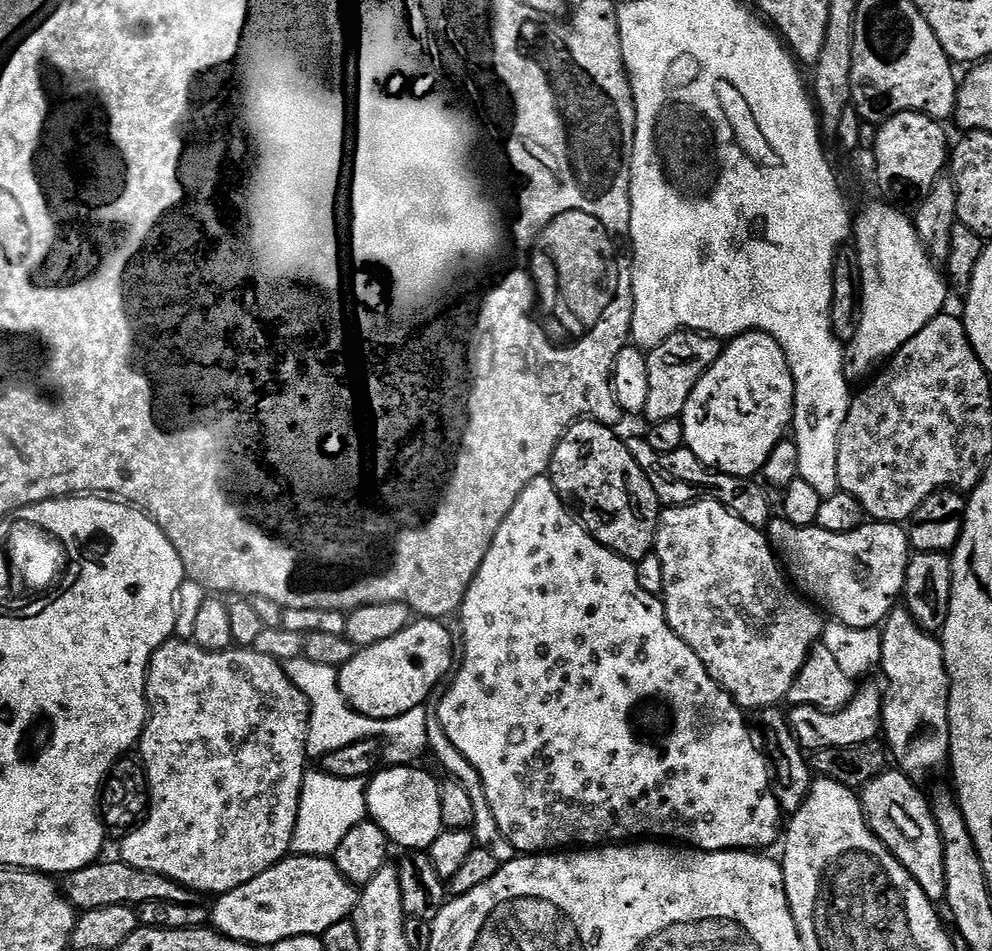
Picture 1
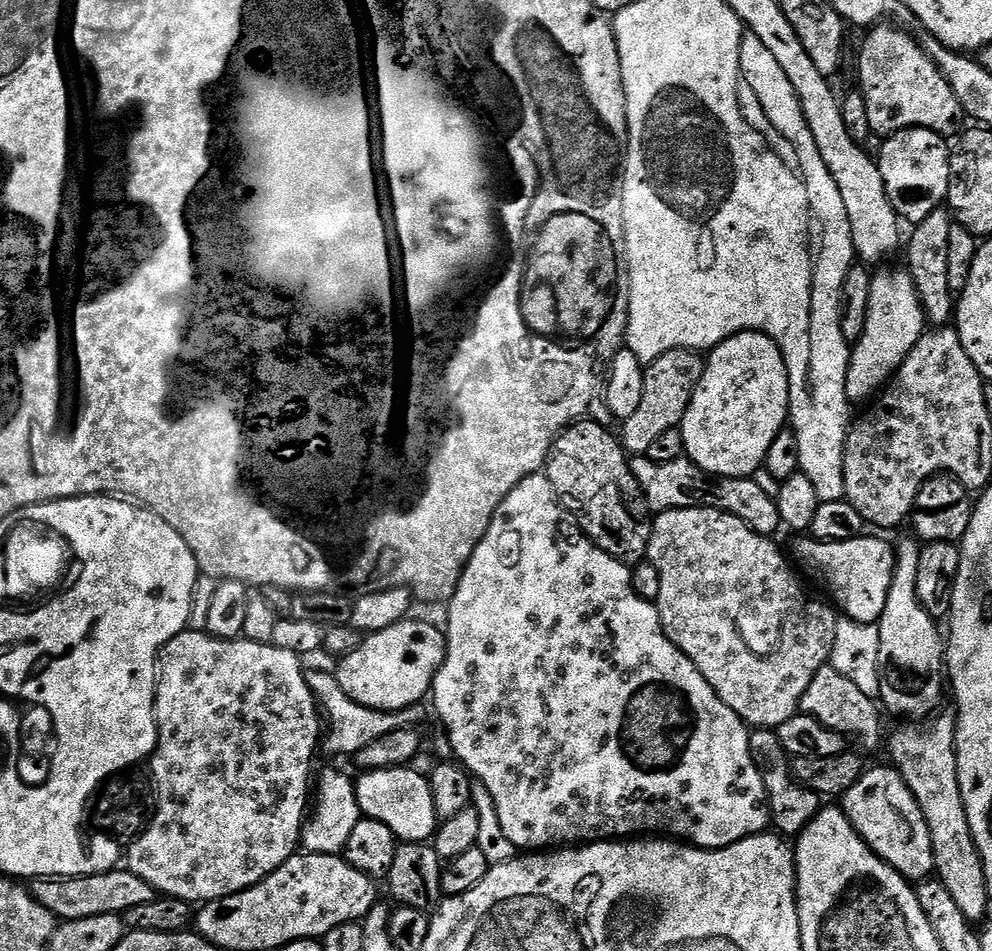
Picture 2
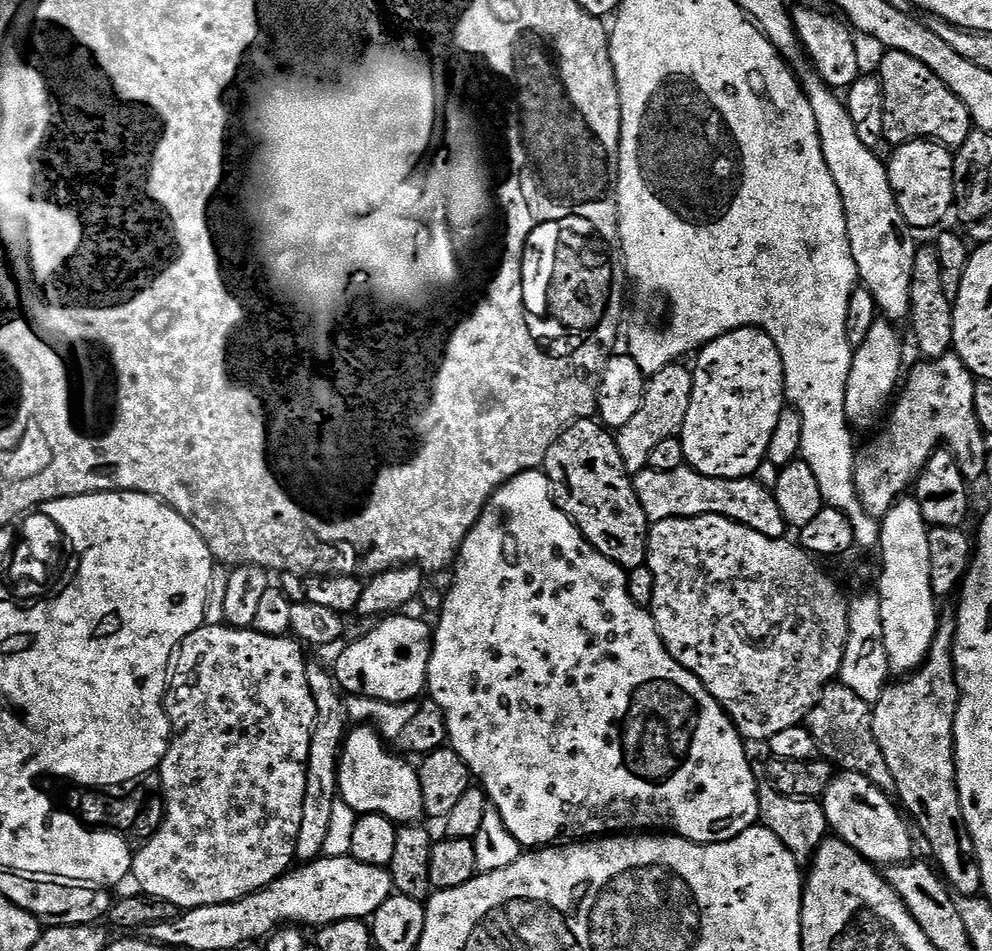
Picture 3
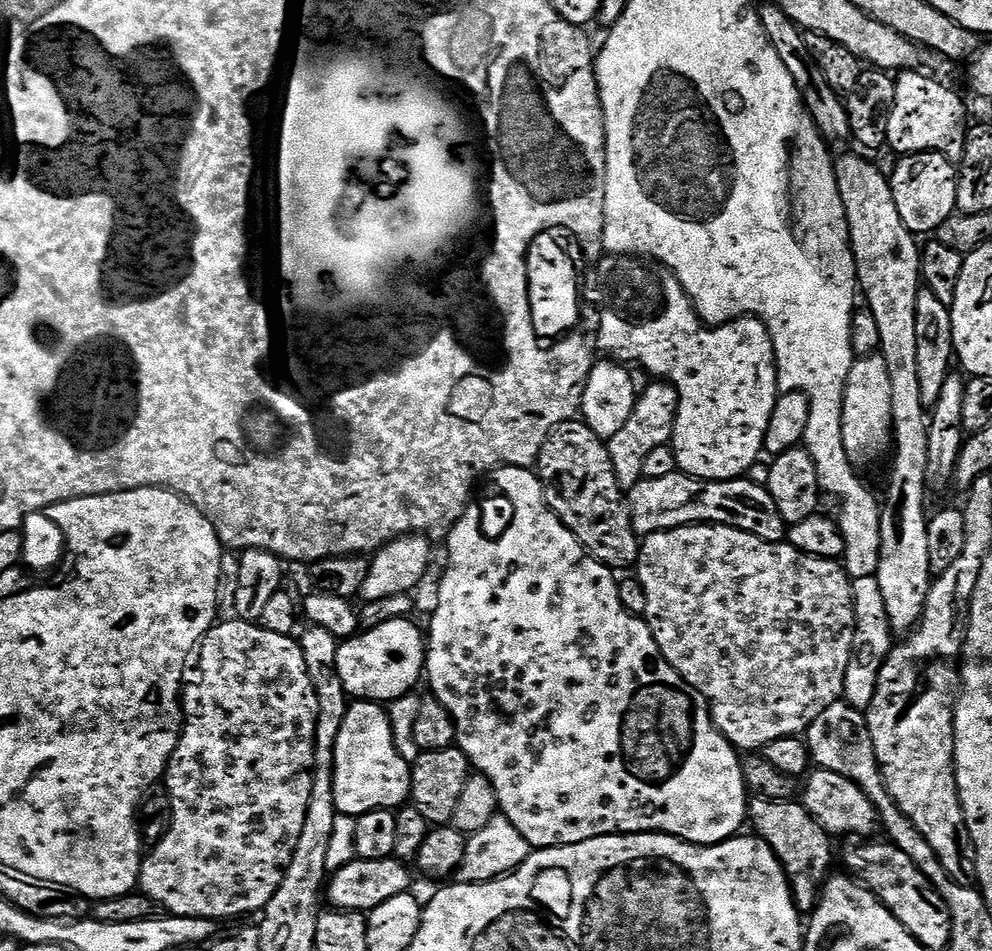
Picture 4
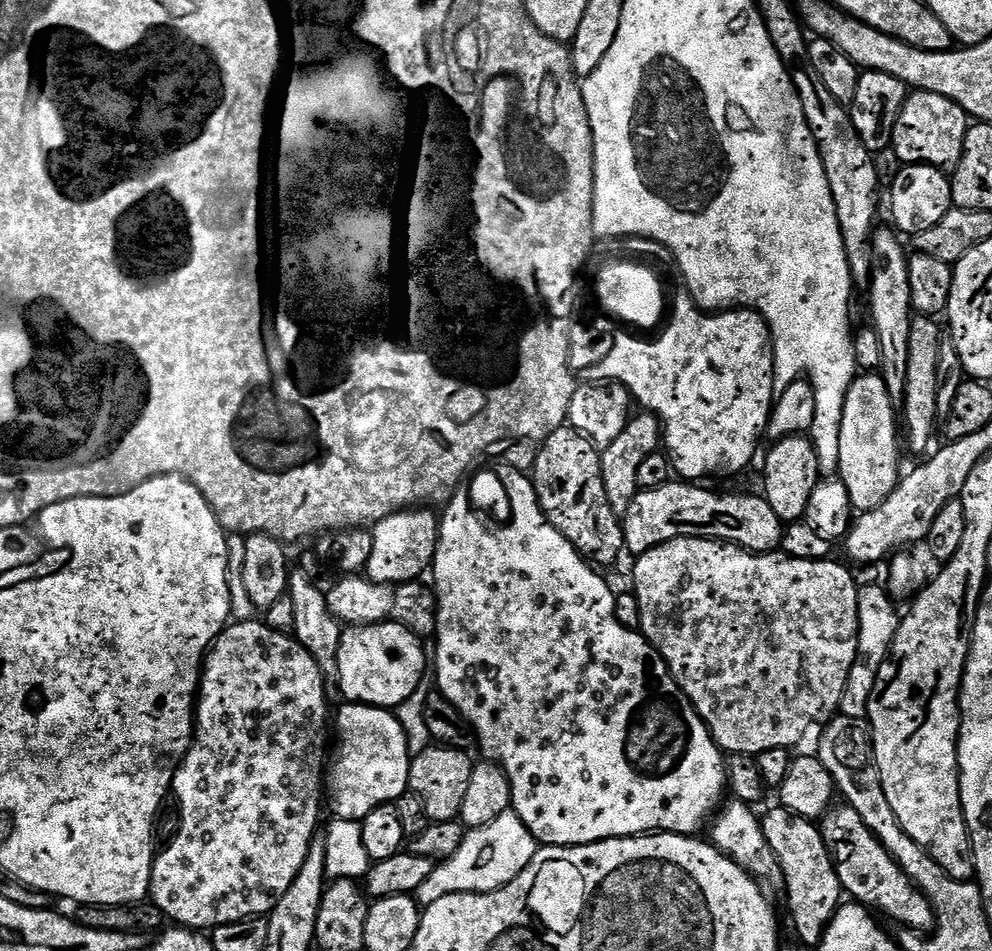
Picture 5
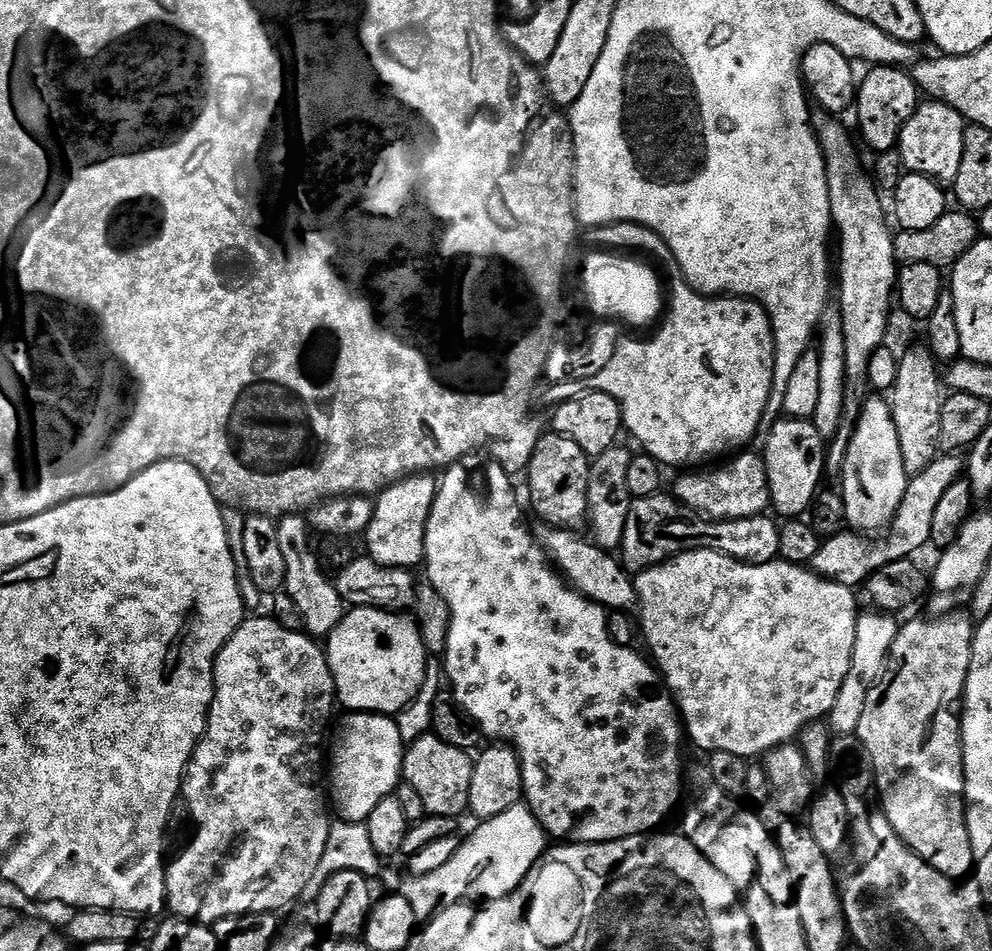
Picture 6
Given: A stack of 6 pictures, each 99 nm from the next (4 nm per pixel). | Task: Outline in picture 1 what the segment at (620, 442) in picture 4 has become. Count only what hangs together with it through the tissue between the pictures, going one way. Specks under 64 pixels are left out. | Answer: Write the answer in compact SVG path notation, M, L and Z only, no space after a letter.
M675 332L669 336L663 344L657 348L651 349L647 353L646 359L648 362L648 397L646 398L646 406L643 411L645 417L649 416L649 421L655 422L659 419L674 420L683 413L686 402L690 398L690 394L694 390L694 386L712 367L713 362L719 358L722 351L722 344L715 336L701 334L699 332Z

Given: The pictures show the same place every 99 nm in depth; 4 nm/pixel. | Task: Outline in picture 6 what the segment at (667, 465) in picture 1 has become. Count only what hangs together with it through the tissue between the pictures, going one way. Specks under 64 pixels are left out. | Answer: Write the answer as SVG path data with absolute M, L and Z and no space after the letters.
M664 495L633 499L630 514L626 518L626 534L618 549L622 563L629 573L645 572L679 552L689 552L695 548L721 552L747 564L765 564L779 557L780 524L771 515L714 520L701 516L693 508L687 508L675 495Z

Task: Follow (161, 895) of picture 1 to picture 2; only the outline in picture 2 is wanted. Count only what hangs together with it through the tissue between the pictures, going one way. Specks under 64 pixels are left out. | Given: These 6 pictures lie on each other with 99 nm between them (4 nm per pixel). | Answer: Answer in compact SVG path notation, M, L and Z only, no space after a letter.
M113 870L89 876L67 878L36 878L31 881L30 891L39 904L46 906L61 921L90 918L94 914L106 912L123 914L130 906L150 902L155 900L158 895L156 889L127 870Z

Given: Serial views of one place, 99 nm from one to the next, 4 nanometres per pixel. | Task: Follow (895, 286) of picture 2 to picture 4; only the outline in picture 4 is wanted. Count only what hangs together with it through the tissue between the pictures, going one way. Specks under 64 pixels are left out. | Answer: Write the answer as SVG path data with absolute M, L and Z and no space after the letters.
M879 354L862 356L852 361L852 369L844 387L844 413L842 414L842 442L853 466L872 464L892 444L892 415L890 414L890 373L886 370L886 358Z

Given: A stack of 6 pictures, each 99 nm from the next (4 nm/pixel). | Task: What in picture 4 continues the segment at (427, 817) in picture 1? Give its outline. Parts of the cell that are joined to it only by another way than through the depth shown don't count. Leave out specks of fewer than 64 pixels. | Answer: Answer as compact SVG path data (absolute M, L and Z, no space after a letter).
M370 700L349 703L334 750L334 802L342 816L358 817L379 808L396 810L410 796L410 766L398 754L387 711Z

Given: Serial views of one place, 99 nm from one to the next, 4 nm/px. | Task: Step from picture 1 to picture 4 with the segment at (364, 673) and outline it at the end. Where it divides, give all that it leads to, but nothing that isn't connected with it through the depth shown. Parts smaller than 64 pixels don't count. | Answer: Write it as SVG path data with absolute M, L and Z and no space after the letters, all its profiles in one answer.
M411 619L391 620L343 641L338 650L338 674L349 697L357 701L391 702L409 695L426 672L426 640Z

